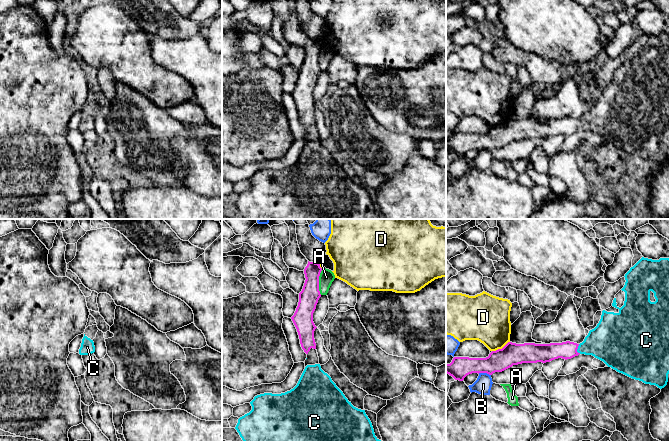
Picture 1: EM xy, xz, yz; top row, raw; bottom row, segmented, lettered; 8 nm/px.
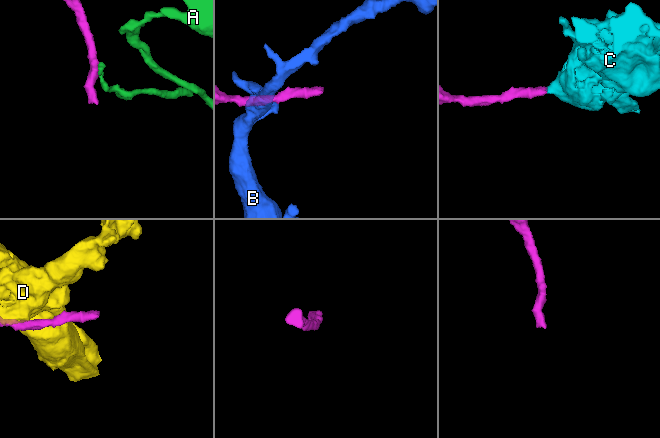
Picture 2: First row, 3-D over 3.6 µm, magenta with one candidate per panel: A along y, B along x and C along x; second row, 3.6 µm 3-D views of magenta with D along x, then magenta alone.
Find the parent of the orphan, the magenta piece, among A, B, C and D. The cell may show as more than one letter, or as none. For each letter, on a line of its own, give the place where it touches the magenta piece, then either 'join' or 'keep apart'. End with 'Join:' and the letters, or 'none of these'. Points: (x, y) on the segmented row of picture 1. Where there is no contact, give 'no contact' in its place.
A: xz (318, 282) | keep apart
B: yz (484, 372) | keep apart
C: yz (577, 348) | join
D: yz (500, 349) | keep apart
Join: C

